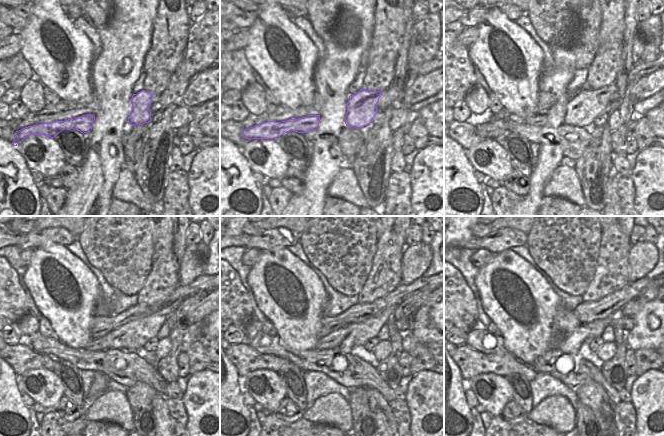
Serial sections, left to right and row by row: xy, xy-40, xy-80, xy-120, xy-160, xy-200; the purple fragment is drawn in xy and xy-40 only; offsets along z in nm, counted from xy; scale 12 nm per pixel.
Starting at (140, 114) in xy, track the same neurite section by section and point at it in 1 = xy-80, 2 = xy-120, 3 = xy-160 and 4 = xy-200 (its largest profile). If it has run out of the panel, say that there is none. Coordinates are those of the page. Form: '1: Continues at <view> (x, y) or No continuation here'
1: Continues at xy-80 (582, 109)
2: Continues at xy-120 (132, 335)
3: Continues at xy-160 (361, 332)
4: Continues at xy-200 (596, 327).

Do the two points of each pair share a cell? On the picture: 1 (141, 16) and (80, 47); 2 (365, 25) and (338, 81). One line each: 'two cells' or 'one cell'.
1: two cells
2: one cell

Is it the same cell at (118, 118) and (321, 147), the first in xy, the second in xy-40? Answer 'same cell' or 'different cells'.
same cell

